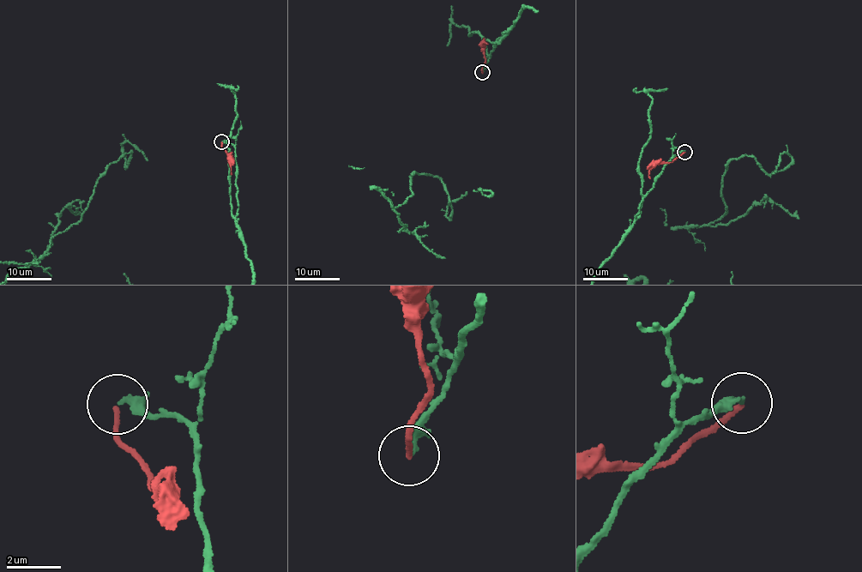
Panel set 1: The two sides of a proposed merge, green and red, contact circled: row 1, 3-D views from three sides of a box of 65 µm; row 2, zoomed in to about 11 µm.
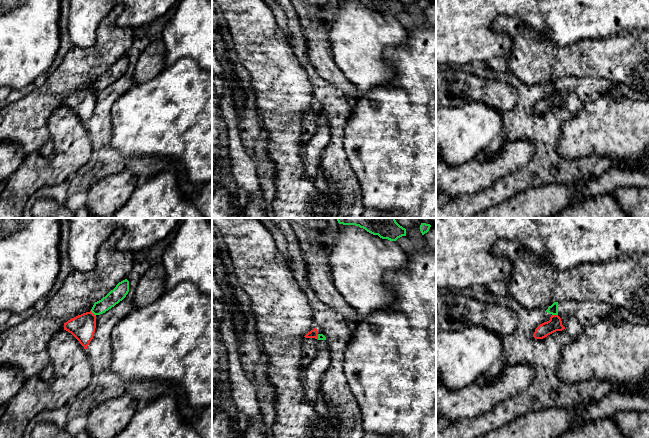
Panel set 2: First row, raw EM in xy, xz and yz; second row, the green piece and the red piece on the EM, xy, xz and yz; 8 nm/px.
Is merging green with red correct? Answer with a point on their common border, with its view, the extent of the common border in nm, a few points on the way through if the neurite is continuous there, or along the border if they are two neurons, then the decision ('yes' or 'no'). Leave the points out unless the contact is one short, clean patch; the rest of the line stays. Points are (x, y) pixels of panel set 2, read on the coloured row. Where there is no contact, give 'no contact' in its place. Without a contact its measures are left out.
contact yz (555, 314); length 50 nm; border yz (552, 314), (557, 315); no

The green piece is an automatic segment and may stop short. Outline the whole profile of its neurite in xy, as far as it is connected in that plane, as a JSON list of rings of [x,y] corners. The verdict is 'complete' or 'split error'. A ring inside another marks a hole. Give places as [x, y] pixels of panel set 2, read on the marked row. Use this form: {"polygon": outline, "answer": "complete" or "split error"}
{"polygon": [[[127,279],[119,282],[105,297],[94,303],[91,312],[96,316],[105,313],[120,301],[122,301],[129,292],[129,281]]], "answer": "complete"}

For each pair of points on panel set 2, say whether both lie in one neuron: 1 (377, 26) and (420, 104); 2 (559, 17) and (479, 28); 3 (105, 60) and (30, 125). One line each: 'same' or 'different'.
1: different
2: same
3: same

